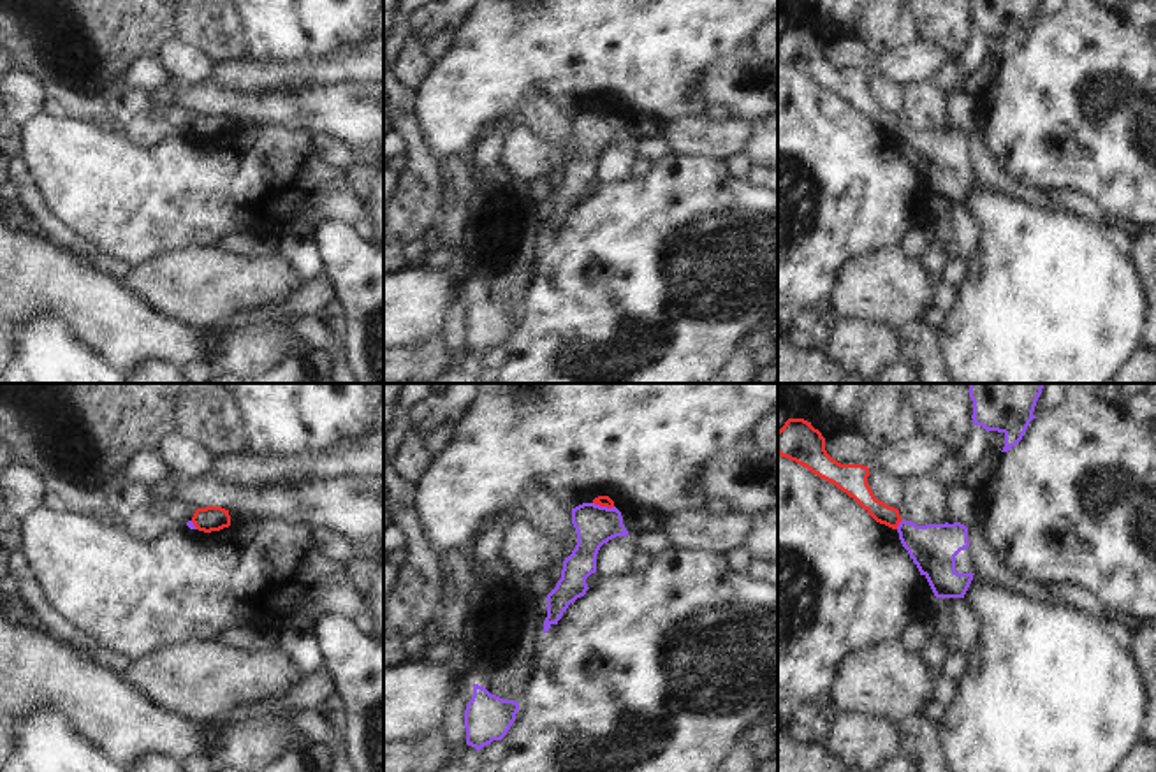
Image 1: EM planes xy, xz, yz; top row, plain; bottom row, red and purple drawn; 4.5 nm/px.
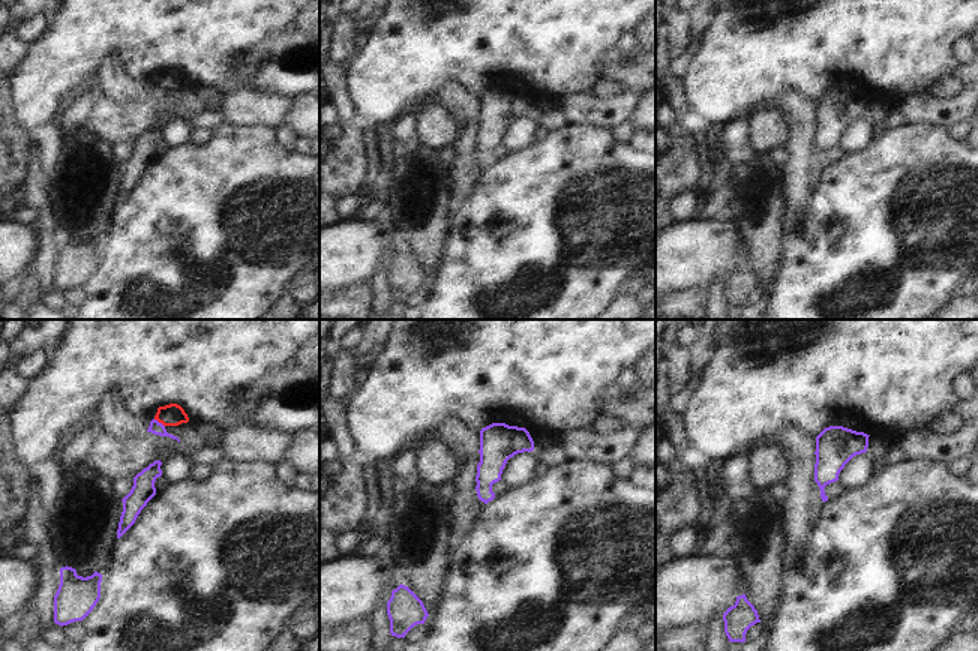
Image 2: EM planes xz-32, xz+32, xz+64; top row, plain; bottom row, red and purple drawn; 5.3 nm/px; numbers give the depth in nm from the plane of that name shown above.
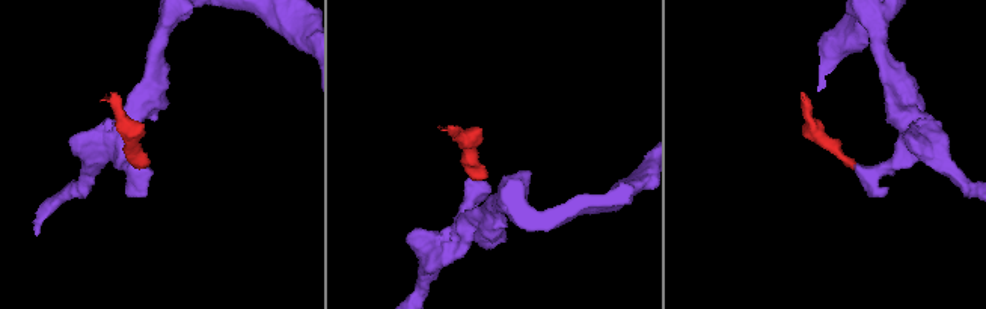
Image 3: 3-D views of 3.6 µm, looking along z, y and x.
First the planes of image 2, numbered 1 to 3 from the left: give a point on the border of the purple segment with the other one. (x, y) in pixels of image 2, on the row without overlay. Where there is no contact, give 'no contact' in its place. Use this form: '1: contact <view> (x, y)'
1: contact xz-32 (159, 86)
2: no contact
3: no contact

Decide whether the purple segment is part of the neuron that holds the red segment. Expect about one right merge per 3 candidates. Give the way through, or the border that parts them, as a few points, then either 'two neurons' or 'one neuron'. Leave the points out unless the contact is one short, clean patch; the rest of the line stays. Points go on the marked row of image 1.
border along xz (593, 502), (613, 507); two neurons

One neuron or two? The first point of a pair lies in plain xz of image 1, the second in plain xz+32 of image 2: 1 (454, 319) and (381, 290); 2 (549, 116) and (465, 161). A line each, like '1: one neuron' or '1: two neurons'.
1: one neuron
2: one neuron

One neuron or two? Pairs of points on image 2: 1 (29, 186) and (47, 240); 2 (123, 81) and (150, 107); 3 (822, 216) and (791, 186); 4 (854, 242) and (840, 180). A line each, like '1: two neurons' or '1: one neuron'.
1: one neuron
2: two neurons
3: two neurons
4: one neuron

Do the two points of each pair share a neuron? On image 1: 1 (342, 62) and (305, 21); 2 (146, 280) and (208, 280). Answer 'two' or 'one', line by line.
1: two
2: one

